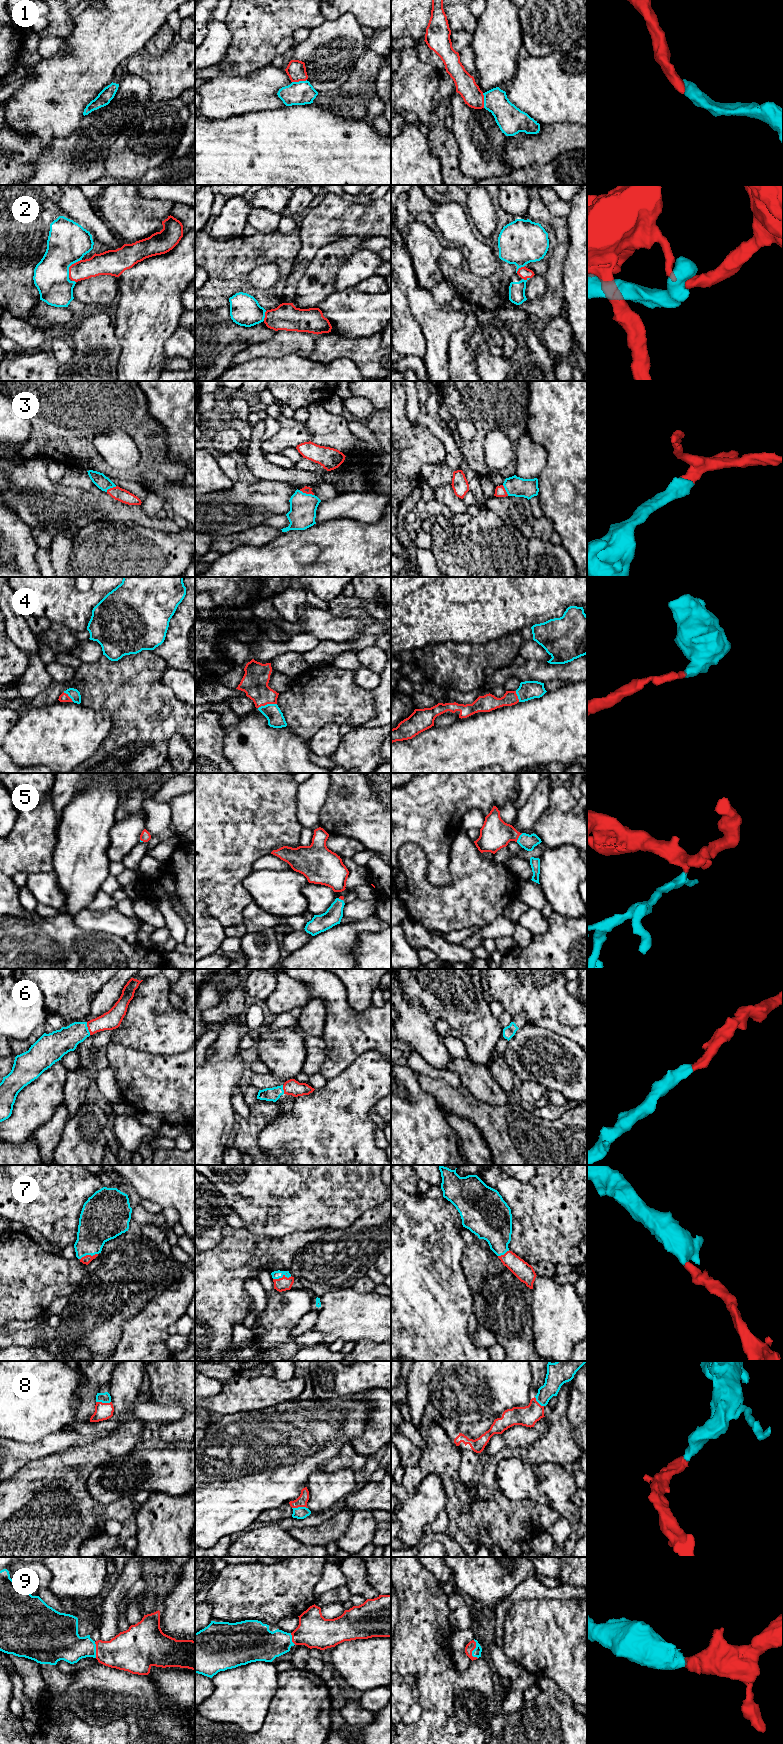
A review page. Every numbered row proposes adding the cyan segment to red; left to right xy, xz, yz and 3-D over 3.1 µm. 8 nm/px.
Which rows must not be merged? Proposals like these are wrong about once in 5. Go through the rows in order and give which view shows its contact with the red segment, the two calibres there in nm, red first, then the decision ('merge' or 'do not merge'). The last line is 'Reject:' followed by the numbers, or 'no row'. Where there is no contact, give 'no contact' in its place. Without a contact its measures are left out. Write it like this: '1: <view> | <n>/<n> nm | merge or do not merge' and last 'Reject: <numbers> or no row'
1: xz | 160/190 nm | merge
2: xy | 180/320 nm | merge
3: xz | 60/220 nm | merge
4: xz | 220/140 nm | merge
5: yz | 240/120 nm | merge
6: xy | 150/200 nm | merge
7: xz | 110/70 nm | merge
8: xz | 90/100 nm | merge
9: yz | 70/70 nm | merge
Reject: no row

